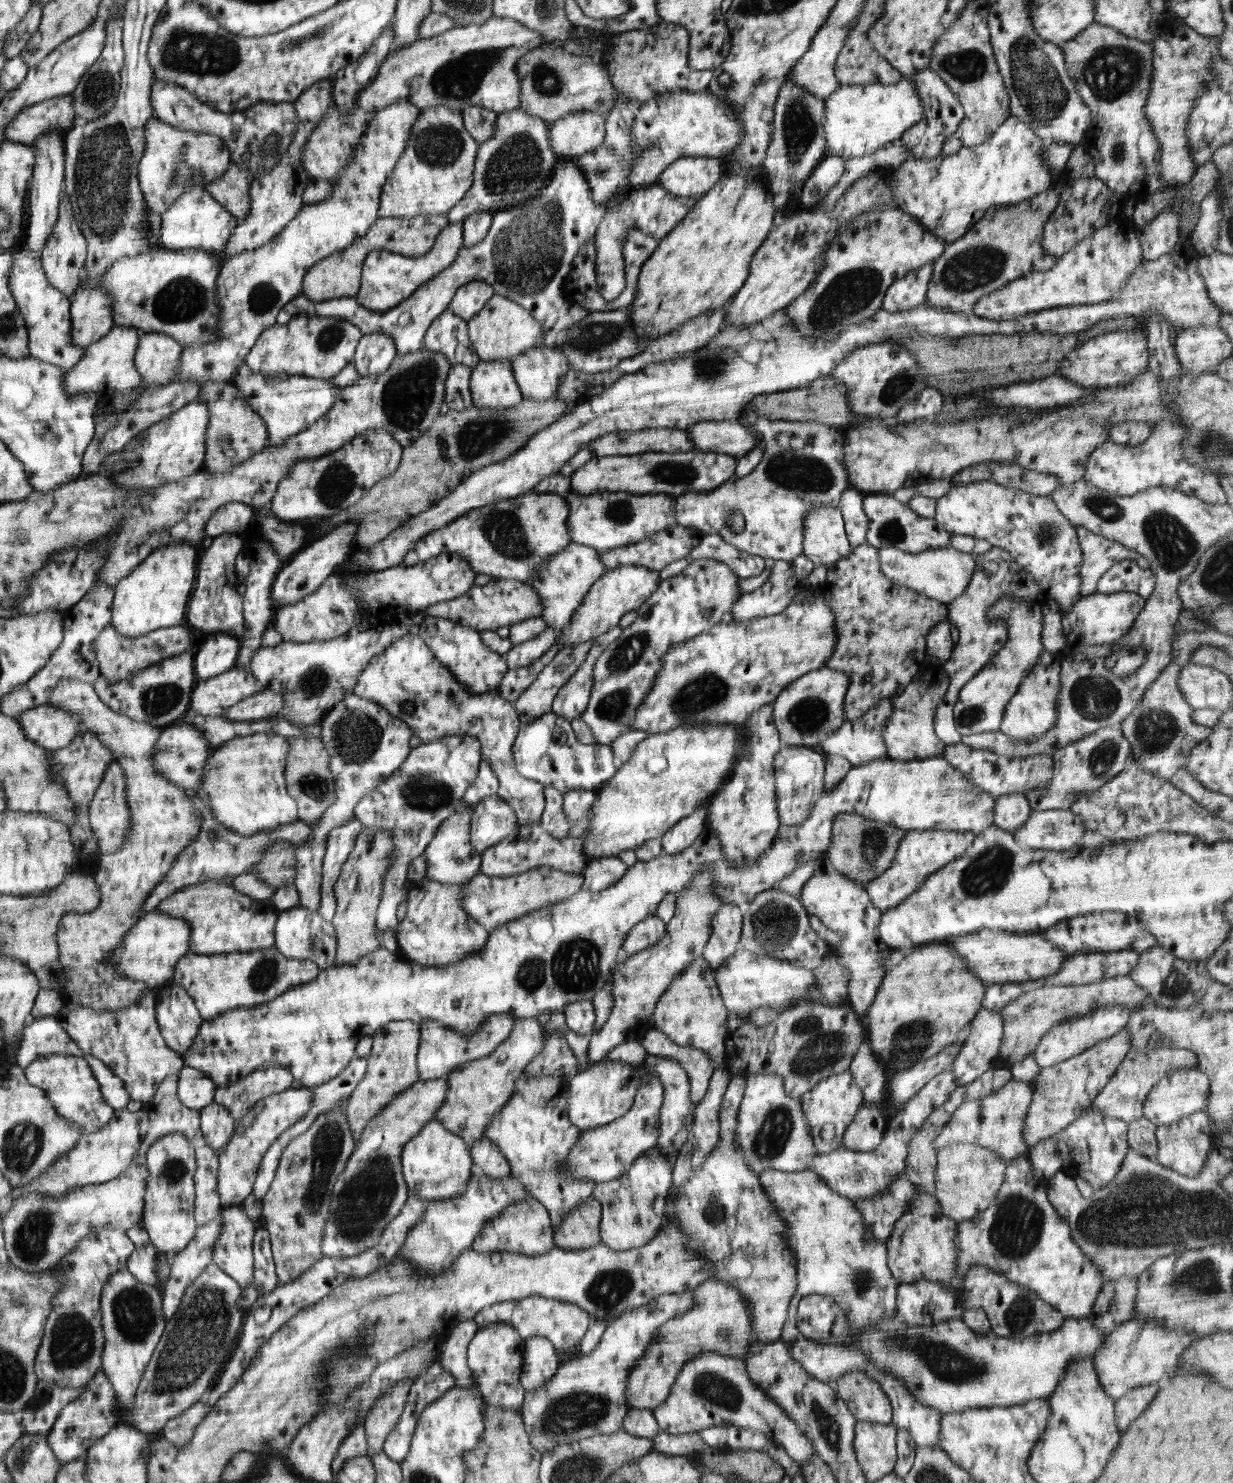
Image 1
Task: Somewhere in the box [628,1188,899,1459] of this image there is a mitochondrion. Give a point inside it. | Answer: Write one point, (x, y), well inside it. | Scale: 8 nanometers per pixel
(721, 1391)

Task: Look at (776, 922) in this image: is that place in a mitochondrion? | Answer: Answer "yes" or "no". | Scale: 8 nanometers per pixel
yes

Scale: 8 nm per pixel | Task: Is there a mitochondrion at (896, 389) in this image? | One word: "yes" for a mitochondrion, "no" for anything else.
yes

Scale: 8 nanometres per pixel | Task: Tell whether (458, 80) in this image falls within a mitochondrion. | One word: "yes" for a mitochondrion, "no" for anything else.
yes

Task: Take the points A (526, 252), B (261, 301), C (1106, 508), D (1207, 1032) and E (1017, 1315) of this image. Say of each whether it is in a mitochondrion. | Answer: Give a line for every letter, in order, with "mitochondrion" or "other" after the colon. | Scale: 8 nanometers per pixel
A: mitochondrion
B: mitochondrion
C: mitochondrion
D: other
E: mitochondrion

